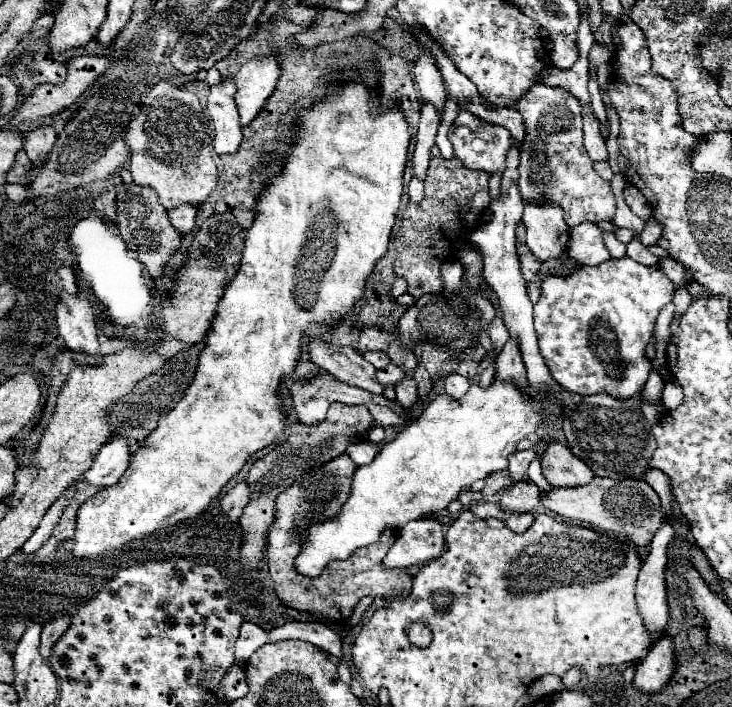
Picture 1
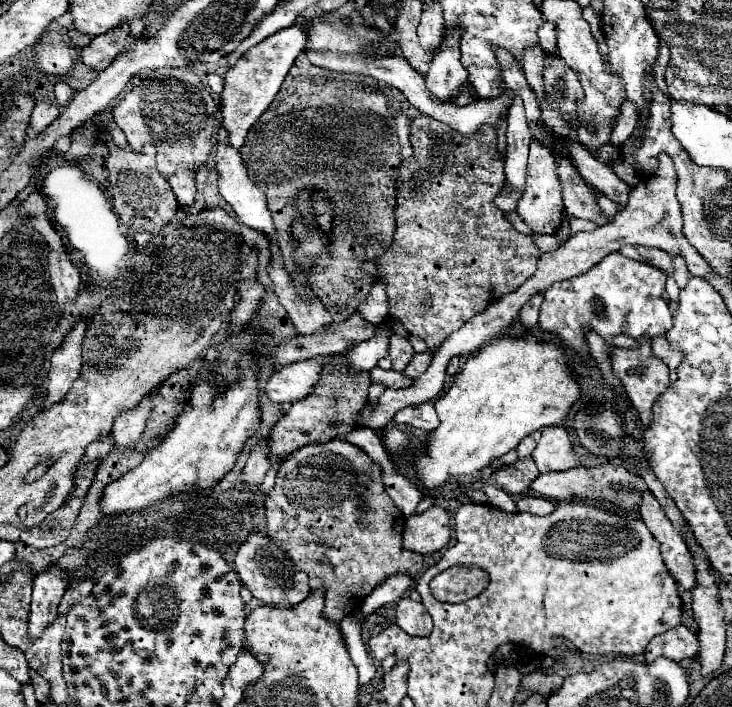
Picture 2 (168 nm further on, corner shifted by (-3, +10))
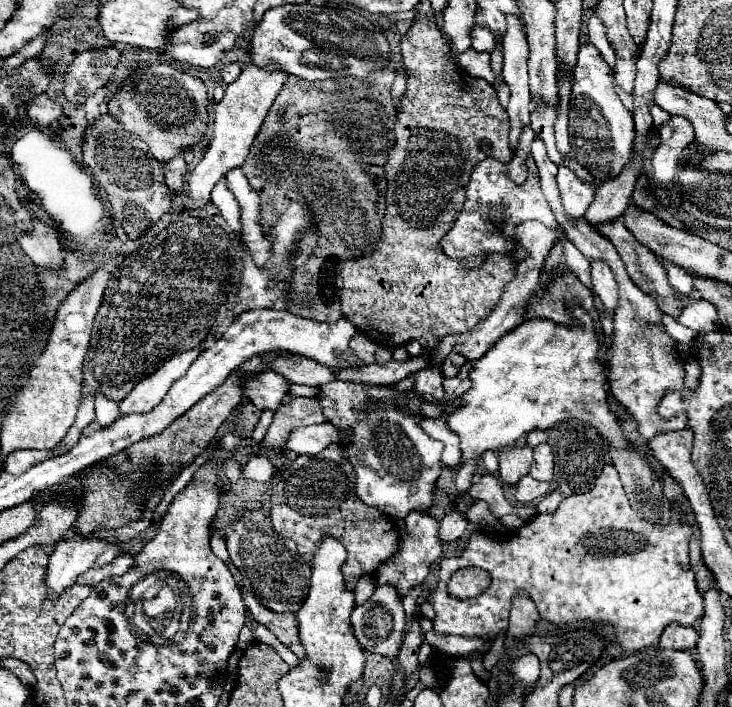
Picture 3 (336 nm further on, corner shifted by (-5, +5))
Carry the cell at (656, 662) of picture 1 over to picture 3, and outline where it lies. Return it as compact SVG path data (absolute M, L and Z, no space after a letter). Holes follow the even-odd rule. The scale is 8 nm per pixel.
M668 625L660 637L658 647L662 649L686 649L692 651L698 643L698 631L684 625Z

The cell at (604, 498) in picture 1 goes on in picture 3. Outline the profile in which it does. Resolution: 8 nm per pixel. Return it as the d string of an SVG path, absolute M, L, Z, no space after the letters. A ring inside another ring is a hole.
M524 475L518 483L516 483L516 495L514 499L522 505L528 505L532 501L538 501L542 499L544 495L550 493L550 483L544 483L544 481L536 481L532 479L530 475Z

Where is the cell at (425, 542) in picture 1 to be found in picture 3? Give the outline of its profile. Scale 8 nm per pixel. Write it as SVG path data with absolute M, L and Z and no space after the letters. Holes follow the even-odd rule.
M450 511L442 521L440 521L440 539L442 541L456 541L464 535L468 529L468 519L464 511Z

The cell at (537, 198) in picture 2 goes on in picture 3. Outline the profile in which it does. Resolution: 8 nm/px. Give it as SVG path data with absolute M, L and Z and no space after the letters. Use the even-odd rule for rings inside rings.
M528 155L526 157L526 169L528 169L528 179L524 185L516 185L508 179L508 167L496 159L486 157L480 161L470 177L470 185L466 189L466 201L464 207L454 221L452 229L442 237L440 245L444 253L456 261L462 261L466 269L476 269L480 267L486 257L491 253L500 253L512 256L517 245L515 240L516 227L528 219L538 219L542 221L548 229L556 229L556 217L548 207L548 201L540 189L538 181L538 169L534 159Z

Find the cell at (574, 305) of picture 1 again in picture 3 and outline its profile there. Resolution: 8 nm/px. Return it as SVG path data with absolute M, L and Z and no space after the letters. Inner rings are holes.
M592 261L592 283L594 291L600 295L608 313L614 313L618 305L618 287L610 267L604 261Z

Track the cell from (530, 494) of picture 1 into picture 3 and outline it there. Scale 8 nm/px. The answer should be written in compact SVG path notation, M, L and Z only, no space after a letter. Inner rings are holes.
M524 445L524 447L510 447L510 449L502 449L498 451L498 477L506 483L506 485L516 485L520 477L524 477L532 465L532 447Z

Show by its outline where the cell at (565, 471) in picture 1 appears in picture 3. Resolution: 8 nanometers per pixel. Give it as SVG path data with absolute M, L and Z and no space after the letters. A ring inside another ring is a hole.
M540 443L534 449L534 463L532 463L528 475L538 479L538 481L552 481L552 477L554 477L554 457L552 457L552 449L550 449L548 443Z

